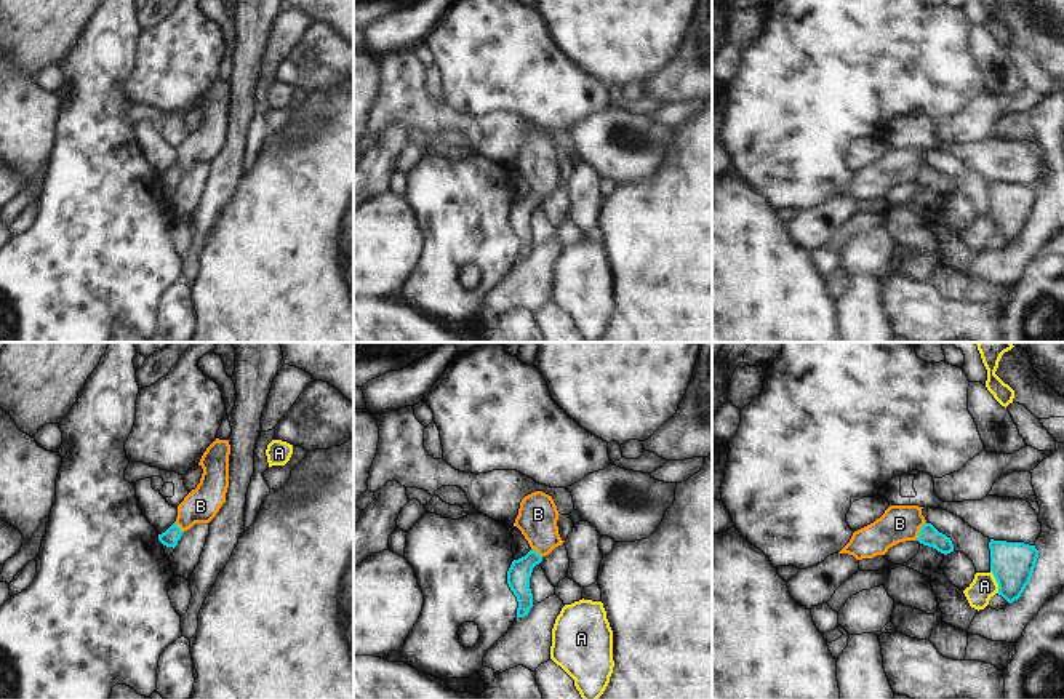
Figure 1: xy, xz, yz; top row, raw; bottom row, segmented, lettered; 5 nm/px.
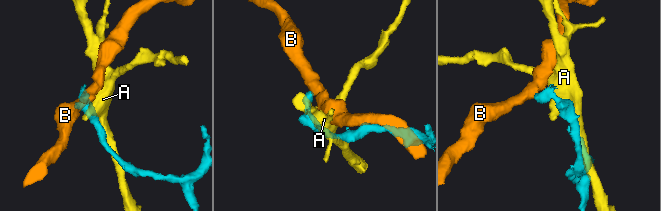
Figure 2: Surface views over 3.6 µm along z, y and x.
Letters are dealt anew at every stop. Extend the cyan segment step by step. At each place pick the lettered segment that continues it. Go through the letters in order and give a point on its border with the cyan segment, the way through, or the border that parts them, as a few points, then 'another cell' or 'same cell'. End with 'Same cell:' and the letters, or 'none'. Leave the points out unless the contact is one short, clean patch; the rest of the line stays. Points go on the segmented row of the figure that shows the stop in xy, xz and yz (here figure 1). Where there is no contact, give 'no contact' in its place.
A: contact yz (996, 579); another cell
B: contact yz (920, 531); border yz (925, 522), (916, 539); another cell
Same cell: none

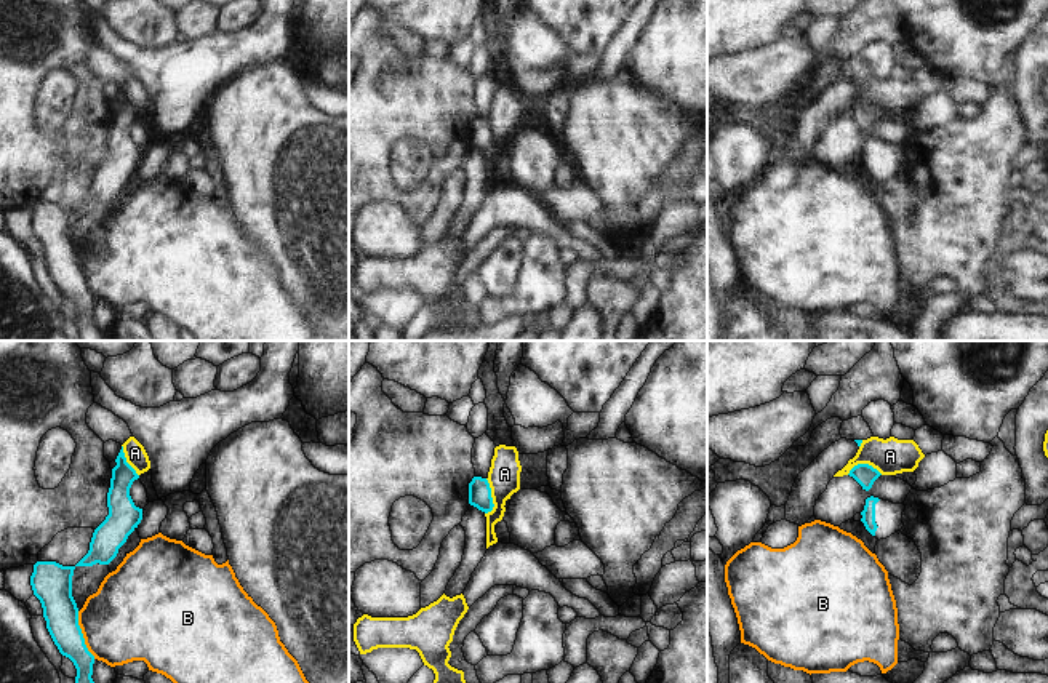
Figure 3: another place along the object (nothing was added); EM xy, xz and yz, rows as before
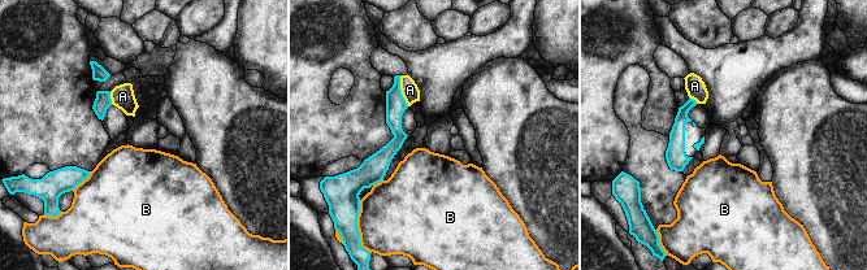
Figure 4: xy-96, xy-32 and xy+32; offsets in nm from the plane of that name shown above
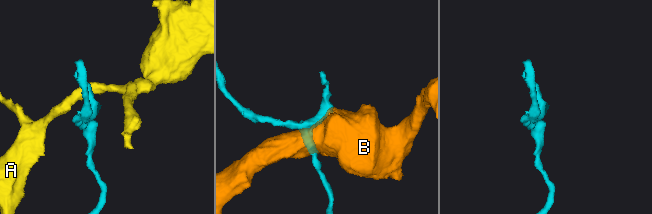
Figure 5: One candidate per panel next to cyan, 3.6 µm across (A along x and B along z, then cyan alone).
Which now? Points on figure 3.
A: contact xz (490, 496); border xz (485, 479), (493, 504), (487, 514); another cell
B: contact xy (82, 635); another cell
Same cell: none

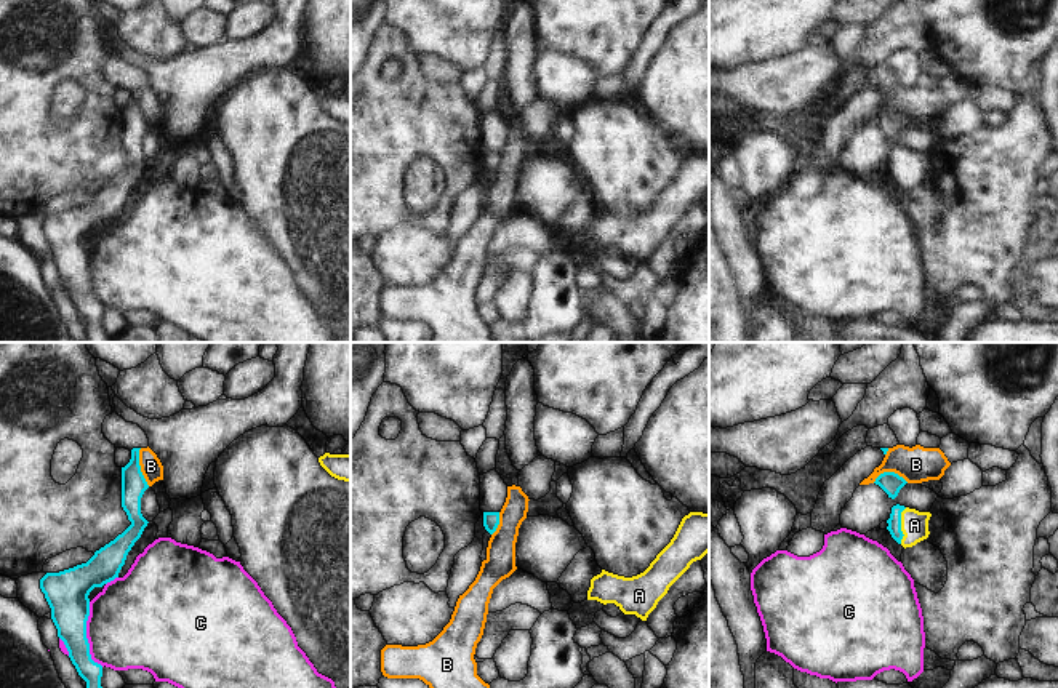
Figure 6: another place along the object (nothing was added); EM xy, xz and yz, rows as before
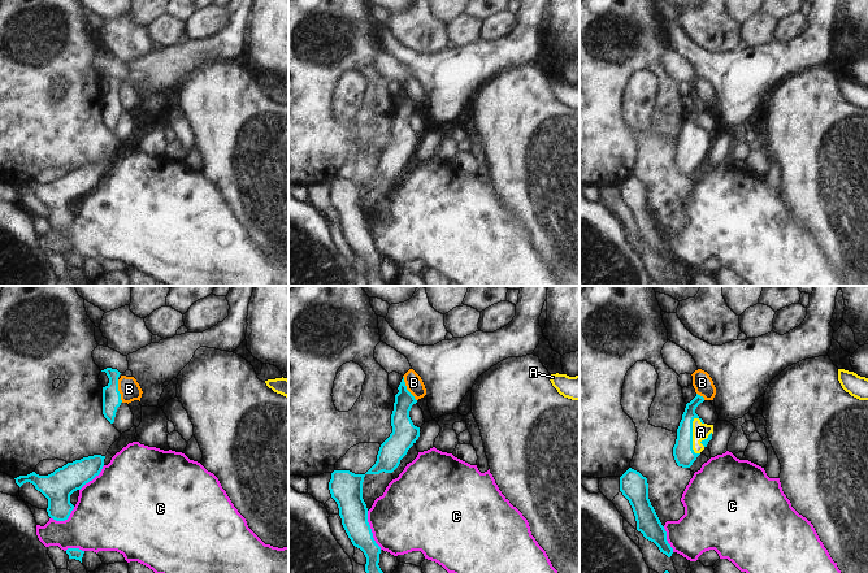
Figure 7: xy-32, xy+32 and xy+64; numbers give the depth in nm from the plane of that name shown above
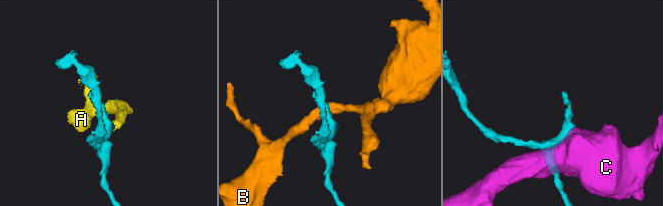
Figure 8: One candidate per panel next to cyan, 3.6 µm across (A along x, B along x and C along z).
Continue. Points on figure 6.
A: contact yz (900, 525); way yz (893, 522), (900, 525), (914, 525); same cell
B: contact xy (140, 468); border xy (140, 448), (140, 471), (149, 485); another cell
C: contact xy (85, 636); another cell
Same cell: A

